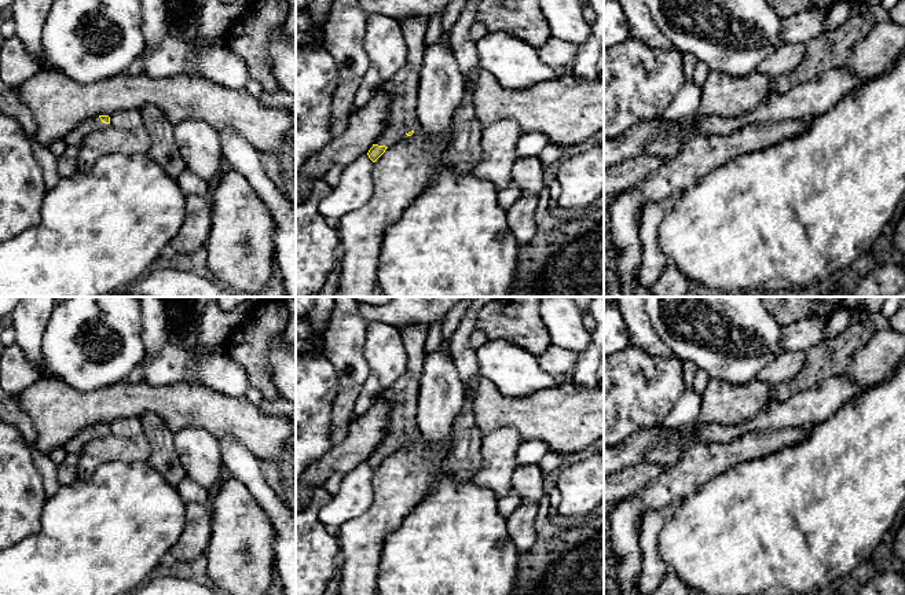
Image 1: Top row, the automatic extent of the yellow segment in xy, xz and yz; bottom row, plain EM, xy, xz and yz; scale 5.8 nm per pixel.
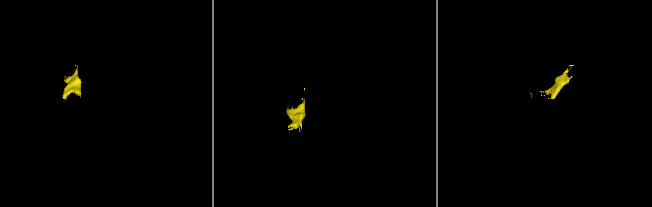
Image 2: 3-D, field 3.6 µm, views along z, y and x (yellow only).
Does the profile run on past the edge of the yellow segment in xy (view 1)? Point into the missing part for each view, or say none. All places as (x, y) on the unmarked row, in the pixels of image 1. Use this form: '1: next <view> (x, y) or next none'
1: next xy (74, 445)

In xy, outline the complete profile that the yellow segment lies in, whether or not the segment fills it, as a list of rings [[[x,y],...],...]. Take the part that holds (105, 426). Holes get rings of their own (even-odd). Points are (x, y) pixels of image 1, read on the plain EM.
[[[109,423],[89,425],[77,433],[73,438],[70,438],[65,444],[65,449],[67,453],[80,455],[87,442],[98,437],[109,436],[110,433]]]

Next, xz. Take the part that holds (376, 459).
[[[415,324],[400,331],[407,355],[406,371],[396,382],[381,392],[380,398],[389,403],[388,431],[369,458],[369,466],[375,470],[399,445],[411,444],[419,434],[417,427],[417,397],[425,360],[428,330]]]

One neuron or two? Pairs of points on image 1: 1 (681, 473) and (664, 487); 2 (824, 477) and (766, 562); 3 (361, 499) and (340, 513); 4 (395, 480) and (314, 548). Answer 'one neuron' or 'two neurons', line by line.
1: one neuron
2: one neuron
3: one neuron
4: two neurons

